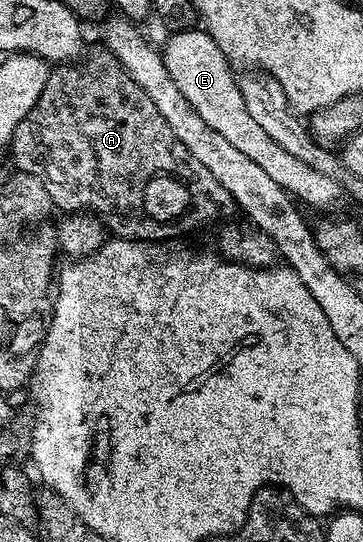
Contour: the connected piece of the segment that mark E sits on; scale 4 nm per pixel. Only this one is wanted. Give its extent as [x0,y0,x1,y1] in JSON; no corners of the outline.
[160,27,344,209]

